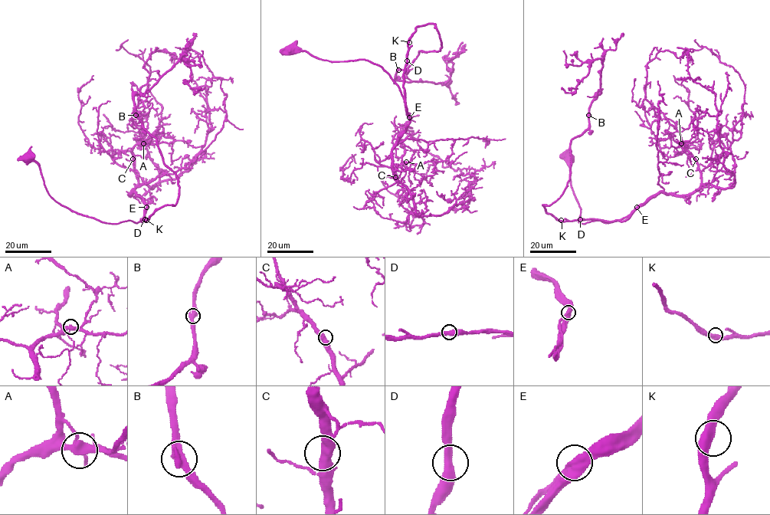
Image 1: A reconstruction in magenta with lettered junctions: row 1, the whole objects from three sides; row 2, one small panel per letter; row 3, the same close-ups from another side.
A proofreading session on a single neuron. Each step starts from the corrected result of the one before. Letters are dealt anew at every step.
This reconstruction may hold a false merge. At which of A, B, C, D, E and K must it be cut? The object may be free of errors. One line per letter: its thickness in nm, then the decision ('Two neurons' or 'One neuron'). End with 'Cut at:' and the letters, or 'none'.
A: Thickness 440 nm. One neuron
B: Thickness 500 nm. One neuron
C: Thickness 500 nm. One neuron
D: Thickness 440 nm. One neuron
E: Thickness 500 nm. One neuron
K: Thickness 480 nm. One neuron
Cut at: none

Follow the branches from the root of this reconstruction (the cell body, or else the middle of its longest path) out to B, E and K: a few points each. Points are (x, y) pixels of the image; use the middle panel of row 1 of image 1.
B: (292, 48), (326, 60), (369, 60), (404, 97), (408, 38), (433, 24), (440, 50), (421, 50), (398, 69)
E: (292, 48), (299, 48), (326, 60), (365, 60), (379, 65), (398, 86), (409, 117)
K: (292, 48), (299, 48), (326, 60), (369, 60), (379, 65), (389, 75), (404, 97), (404, 70), (409, 42)

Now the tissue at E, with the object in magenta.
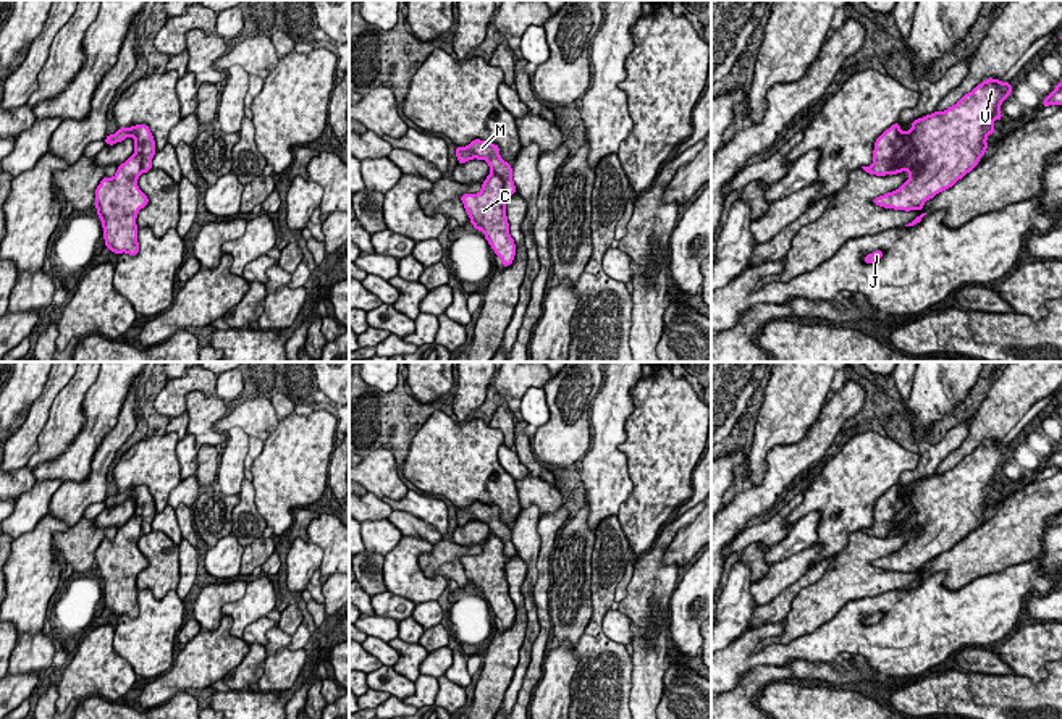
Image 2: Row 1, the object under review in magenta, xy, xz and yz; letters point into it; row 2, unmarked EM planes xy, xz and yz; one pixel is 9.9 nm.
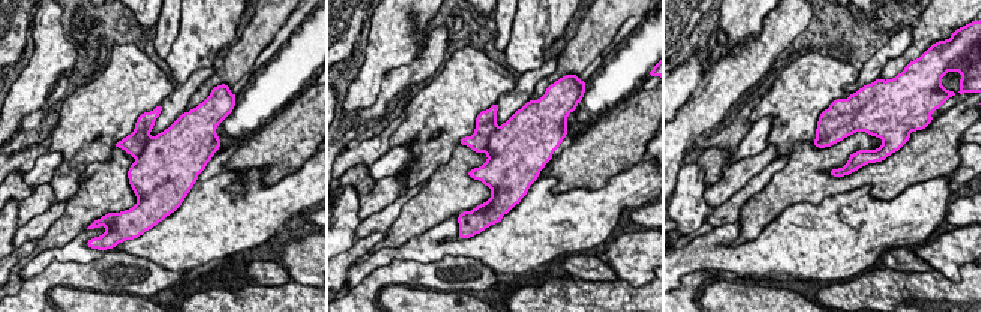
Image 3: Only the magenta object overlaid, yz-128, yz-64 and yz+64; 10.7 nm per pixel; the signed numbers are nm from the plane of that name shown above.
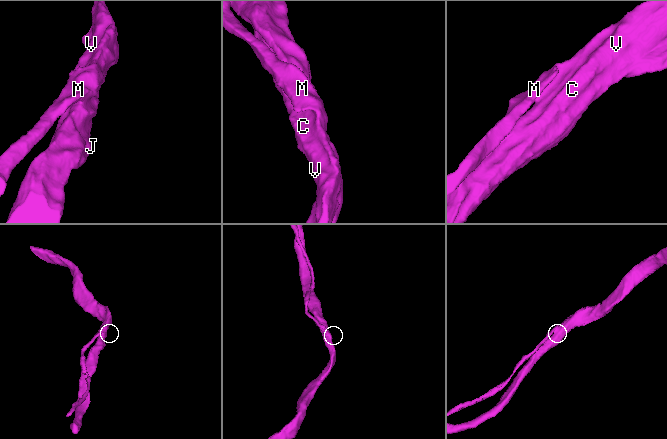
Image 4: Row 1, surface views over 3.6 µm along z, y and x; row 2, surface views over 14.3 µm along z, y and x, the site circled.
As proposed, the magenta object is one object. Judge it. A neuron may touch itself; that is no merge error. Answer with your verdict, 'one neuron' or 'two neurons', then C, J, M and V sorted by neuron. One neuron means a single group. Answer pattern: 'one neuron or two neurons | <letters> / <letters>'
one neuron | C J M V

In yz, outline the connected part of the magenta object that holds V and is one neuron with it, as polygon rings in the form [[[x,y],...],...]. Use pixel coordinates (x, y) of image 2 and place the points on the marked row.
[[[988,78],[947,110],[941,113],[933,111],[931,115],[913,120],[908,131],[904,132],[900,124],[894,123],[878,136],[873,163],[862,168],[876,176],[902,171],[908,171],[910,174],[899,189],[873,199],[873,204],[884,208],[920,212],[926,200],[952,187],[970,173],[986,153],[986,139],[996,132],[994,121],[1002,120],[1001,105],[1012,94],[1012,89],[1010,81],[1002,82],[1001,79]]]

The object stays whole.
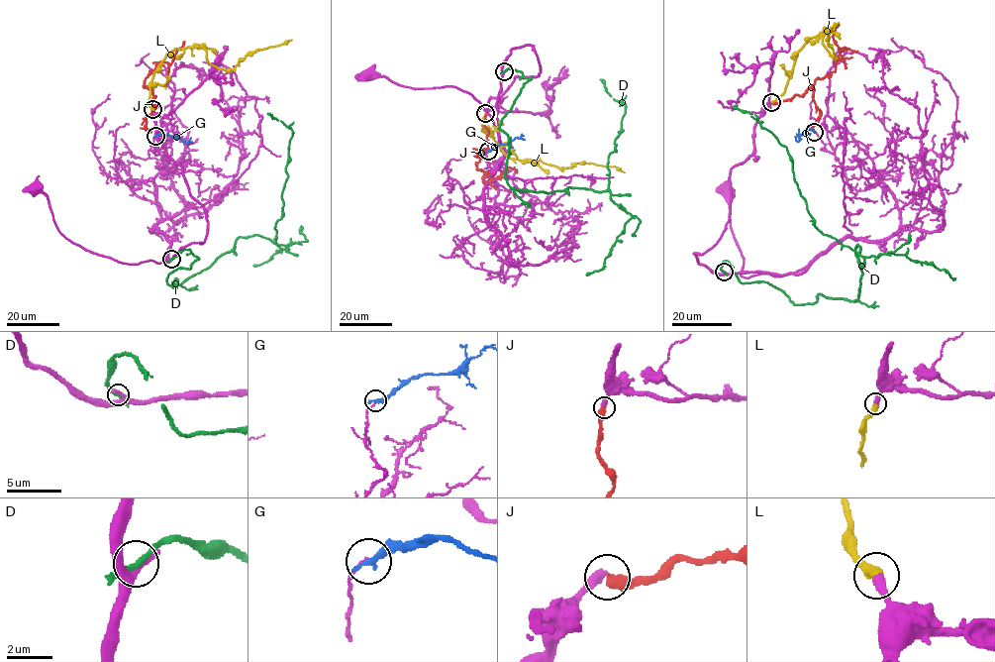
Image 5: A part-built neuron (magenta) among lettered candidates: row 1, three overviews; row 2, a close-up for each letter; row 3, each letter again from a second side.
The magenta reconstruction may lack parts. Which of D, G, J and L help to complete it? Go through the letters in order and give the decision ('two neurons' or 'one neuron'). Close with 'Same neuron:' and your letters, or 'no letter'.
D: two neurons
G: two neurons
J: two neurons
L: one neuron
Same neuron: L

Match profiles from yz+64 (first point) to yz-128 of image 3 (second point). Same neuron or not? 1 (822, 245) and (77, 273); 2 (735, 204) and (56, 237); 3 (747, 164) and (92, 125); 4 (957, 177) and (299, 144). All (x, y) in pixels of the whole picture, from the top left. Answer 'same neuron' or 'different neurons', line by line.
1: different neurons
2: same neuron
3: different neurons
4: different neurons

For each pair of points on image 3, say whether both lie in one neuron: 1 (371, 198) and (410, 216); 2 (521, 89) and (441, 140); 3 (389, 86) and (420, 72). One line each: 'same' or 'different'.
1: different
2: different
3: same

